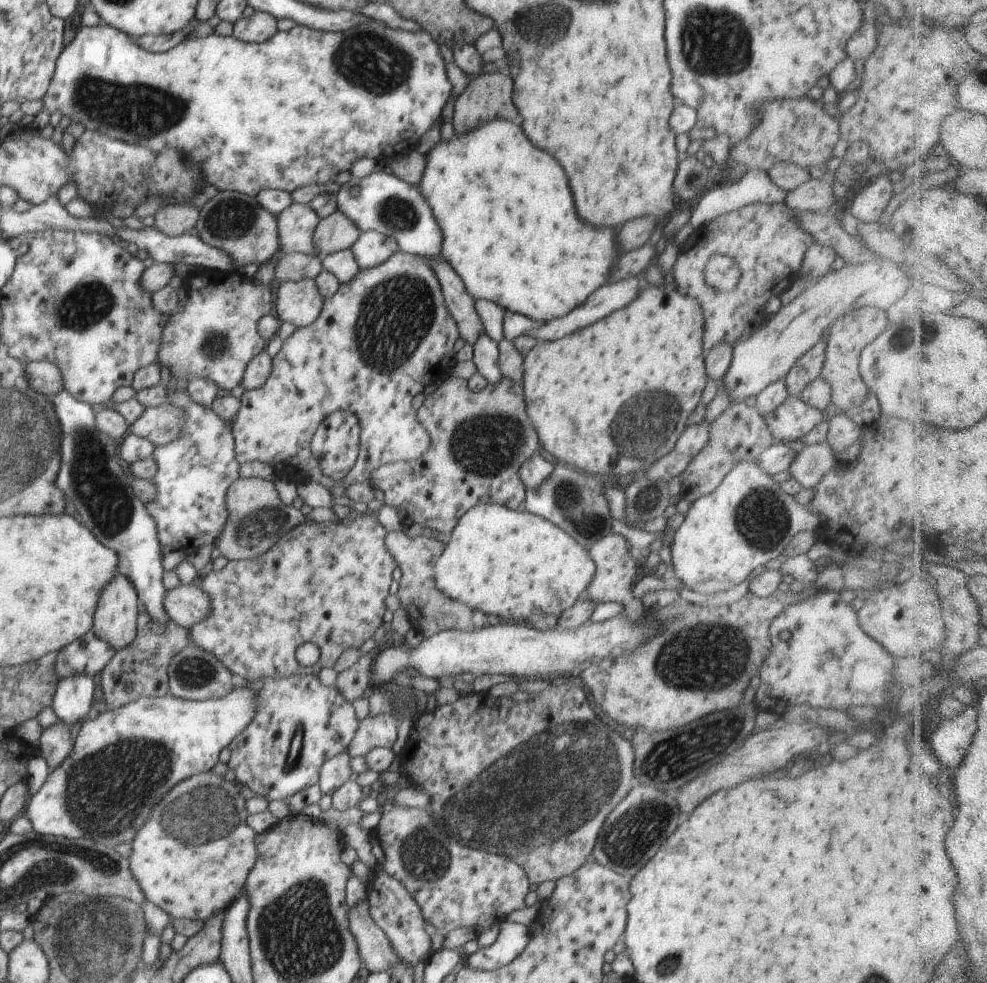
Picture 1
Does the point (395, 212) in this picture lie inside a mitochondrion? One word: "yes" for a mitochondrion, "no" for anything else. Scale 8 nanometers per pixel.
yes

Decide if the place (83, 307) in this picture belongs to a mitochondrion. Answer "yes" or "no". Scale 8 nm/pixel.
yes

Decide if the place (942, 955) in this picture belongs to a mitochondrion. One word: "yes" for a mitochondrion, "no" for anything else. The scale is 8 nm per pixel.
no

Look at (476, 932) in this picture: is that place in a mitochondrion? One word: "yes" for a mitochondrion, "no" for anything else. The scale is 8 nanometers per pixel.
no

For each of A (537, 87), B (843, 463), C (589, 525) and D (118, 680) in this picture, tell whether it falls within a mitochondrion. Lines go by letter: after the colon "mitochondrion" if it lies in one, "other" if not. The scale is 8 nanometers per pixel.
A: other
B: other
C: mitochondrion
D: other

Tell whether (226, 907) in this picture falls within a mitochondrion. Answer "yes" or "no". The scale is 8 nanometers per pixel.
no

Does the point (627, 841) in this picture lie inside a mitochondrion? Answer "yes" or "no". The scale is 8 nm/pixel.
yes

